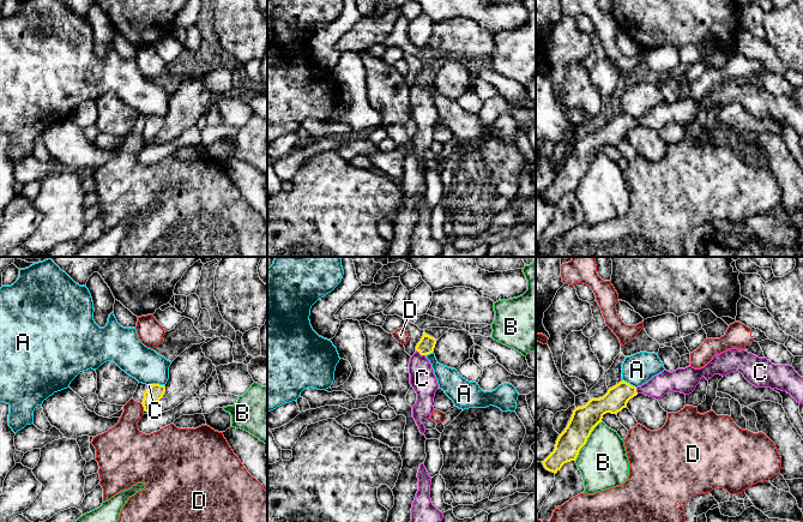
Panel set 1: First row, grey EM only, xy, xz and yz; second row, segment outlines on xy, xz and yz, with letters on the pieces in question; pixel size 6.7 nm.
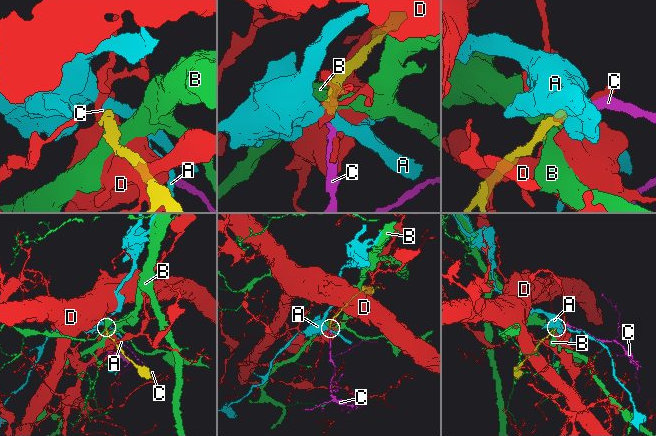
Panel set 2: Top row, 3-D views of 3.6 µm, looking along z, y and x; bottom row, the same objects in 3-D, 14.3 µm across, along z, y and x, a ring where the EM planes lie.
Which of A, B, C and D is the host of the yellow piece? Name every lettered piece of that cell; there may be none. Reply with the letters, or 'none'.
C

